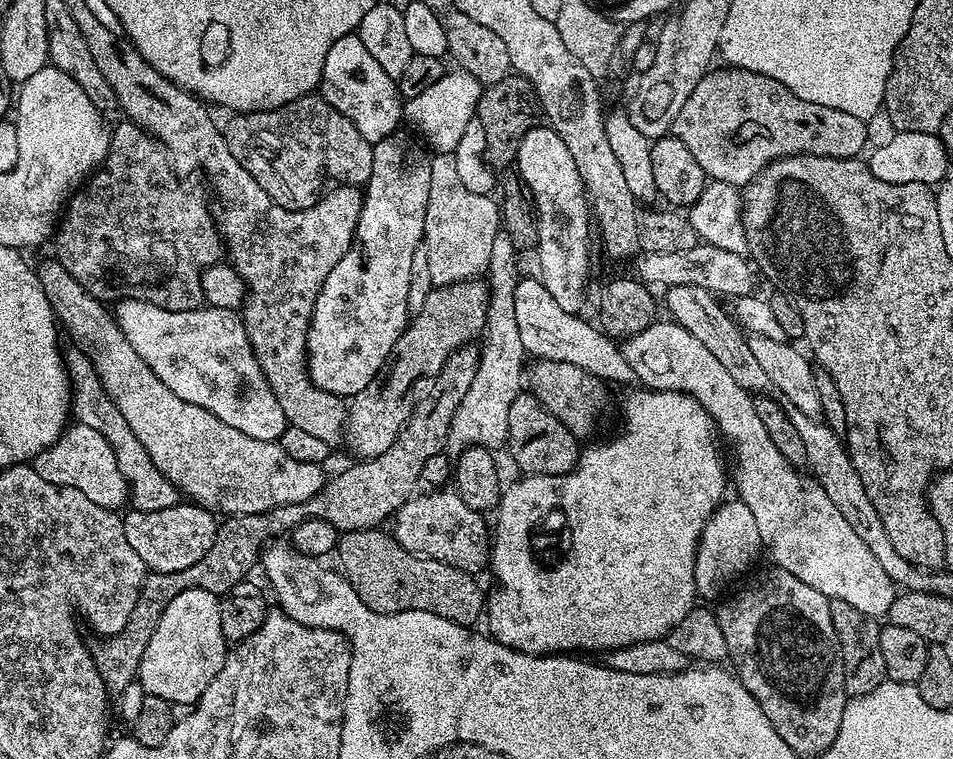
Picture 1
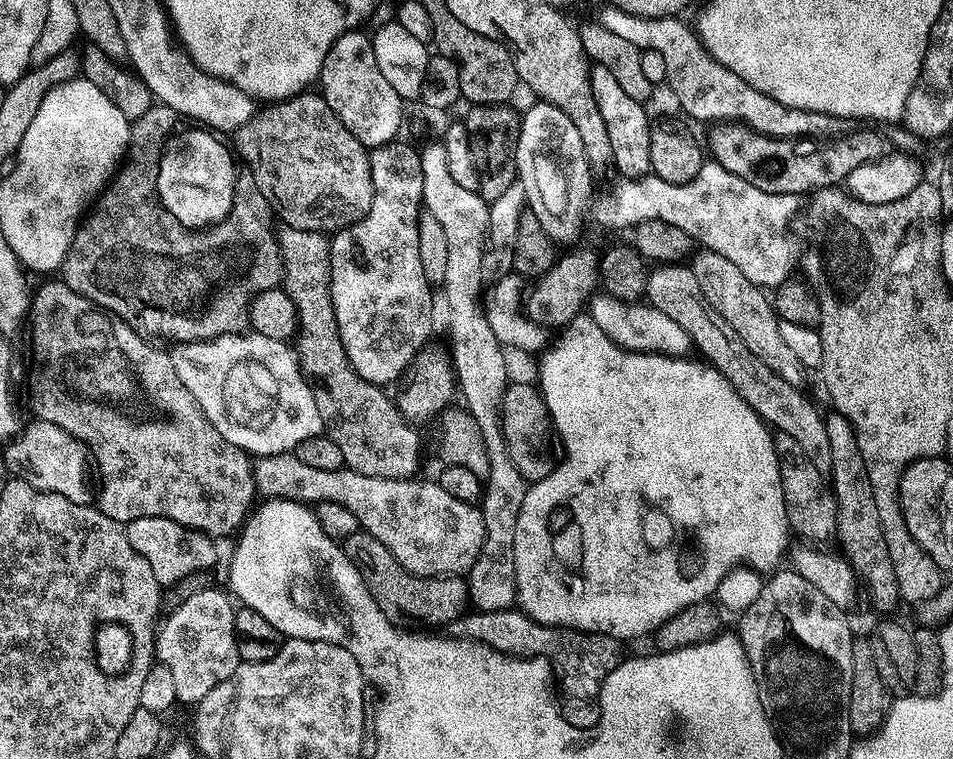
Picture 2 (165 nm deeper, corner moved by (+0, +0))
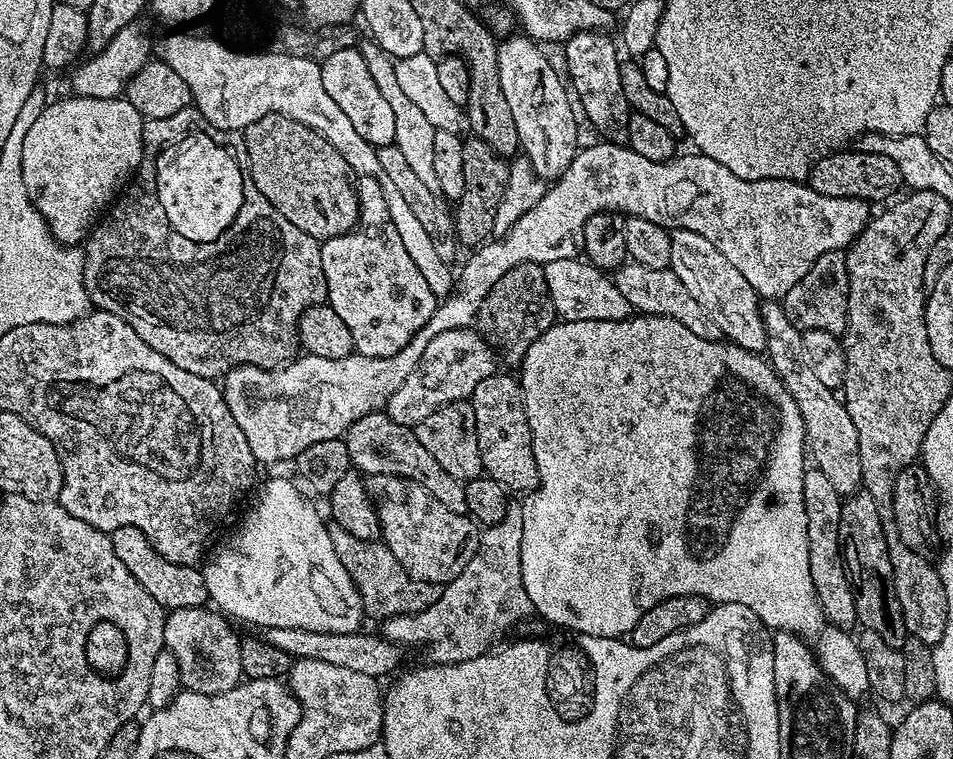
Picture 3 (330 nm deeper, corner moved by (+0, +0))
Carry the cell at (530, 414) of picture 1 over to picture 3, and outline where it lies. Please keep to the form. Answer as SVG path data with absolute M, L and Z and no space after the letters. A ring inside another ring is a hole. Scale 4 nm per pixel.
M493 374L482 378L478 386L474 386L470 403L474 410L474 426L478 434L478 450L482 450L482 466L484 472L493 480L502 485L509 494L527 494L540 485L538 462L534 458L534 446L530 434L530 422L526 418L524 409L524 391L520 388L519 379L515 375L500 376Z

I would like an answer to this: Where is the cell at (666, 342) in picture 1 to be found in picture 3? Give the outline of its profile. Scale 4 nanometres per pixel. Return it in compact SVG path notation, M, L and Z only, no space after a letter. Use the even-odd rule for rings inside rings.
M587 259L559 260L544 265L548 297L552 303L552 312L561 321L586 322L587 320L627 320L634 309L626 298L622 298L618 286L614 286L607 271L594 267Z

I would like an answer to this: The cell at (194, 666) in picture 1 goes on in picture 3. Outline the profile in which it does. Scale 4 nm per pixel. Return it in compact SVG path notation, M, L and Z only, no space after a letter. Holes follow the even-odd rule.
M208 606L173 608L165 615L164 646L174 654L181 685L187 691L213 696L241 683L241 637L236 636L227 622L230 623L219 611Z

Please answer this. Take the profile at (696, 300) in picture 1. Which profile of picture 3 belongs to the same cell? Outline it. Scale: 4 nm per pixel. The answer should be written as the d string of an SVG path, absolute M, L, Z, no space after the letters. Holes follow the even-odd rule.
M625 262L621 268L615 269L611 273L611 277L614 286L618 286L619 292L622 293L622 298L626 298L626 302L630 302L630 306L637 313L674 318L678 322L682 322L682 326L686 326L686 330L690 330L690 334L698 334L698 338L721 339L720 327L710 319L706 310L702 310L698 298L694 298L694 294L690 294L690 290L686 290L686 286L682 286L682 278L678 278L678 274L674 274L671 268L650 270L641 264Z

